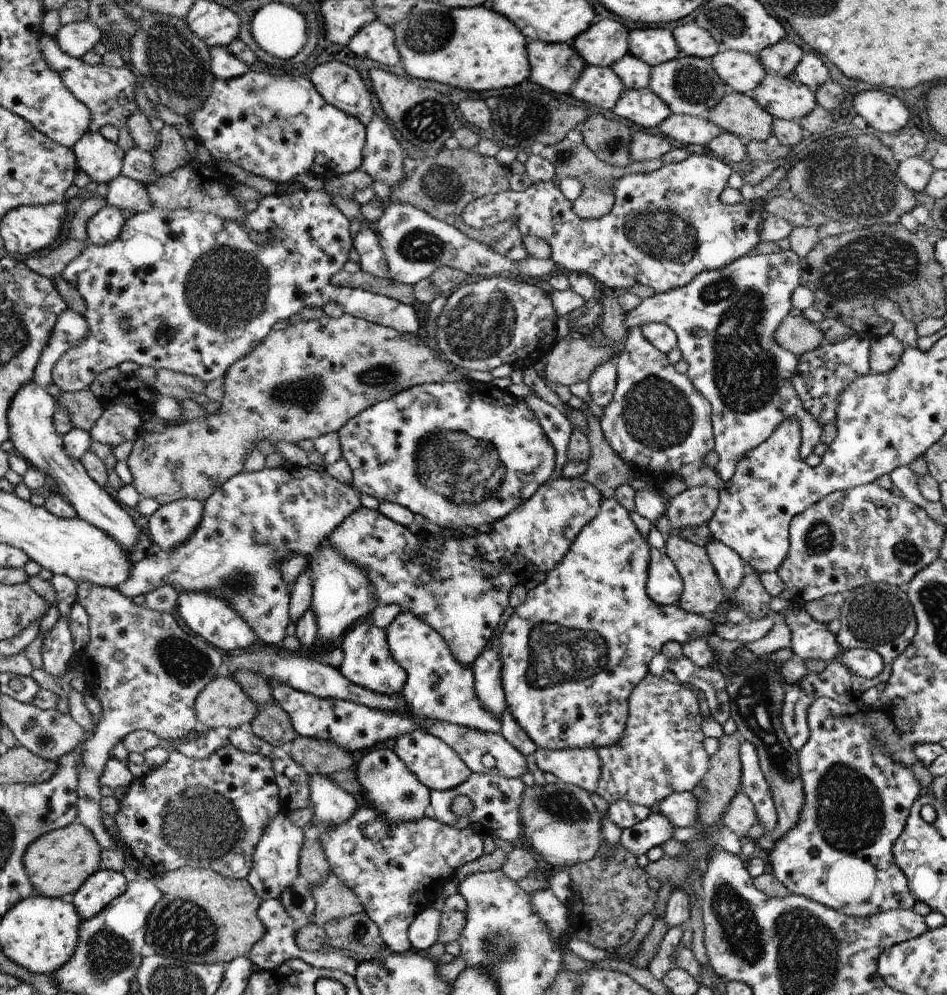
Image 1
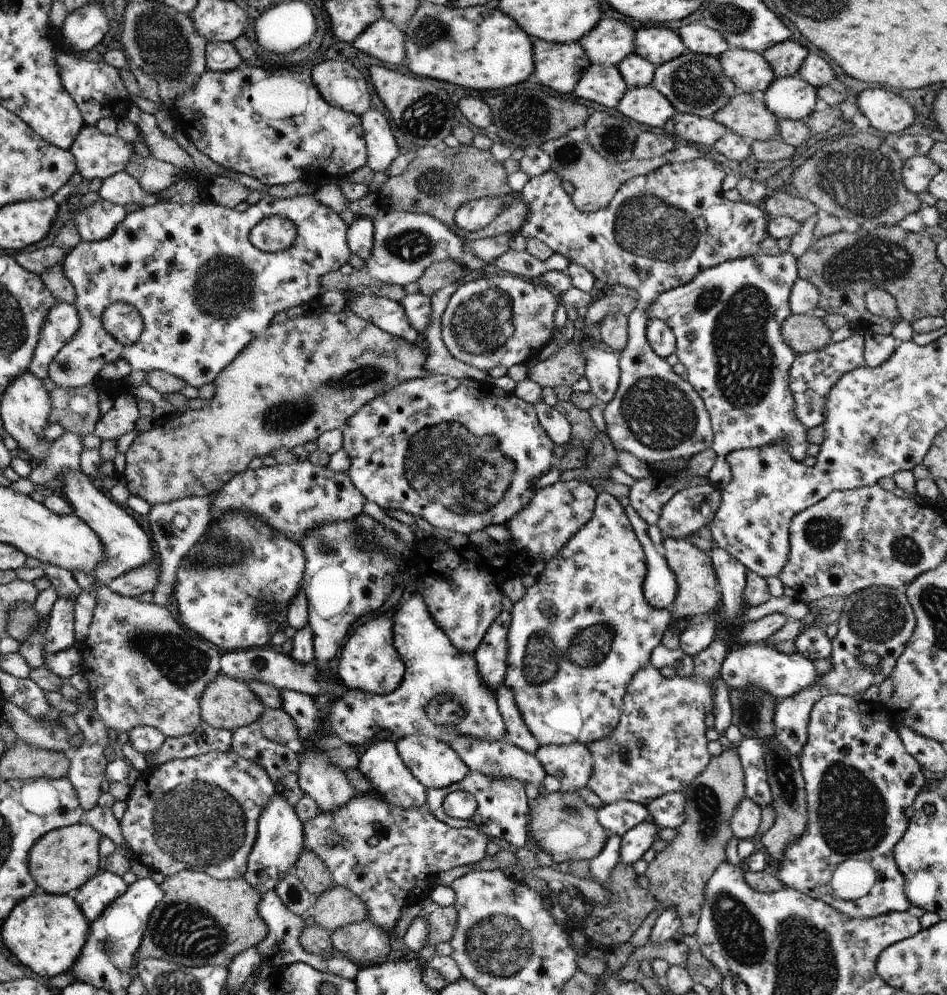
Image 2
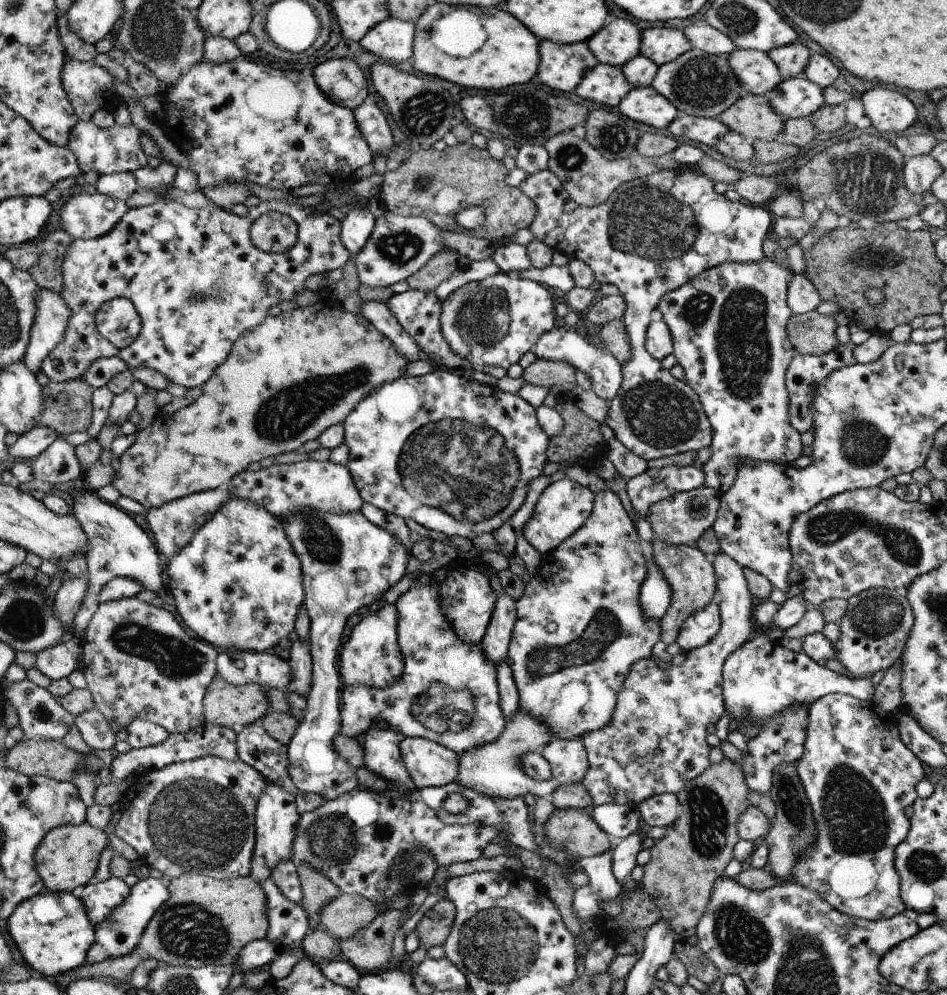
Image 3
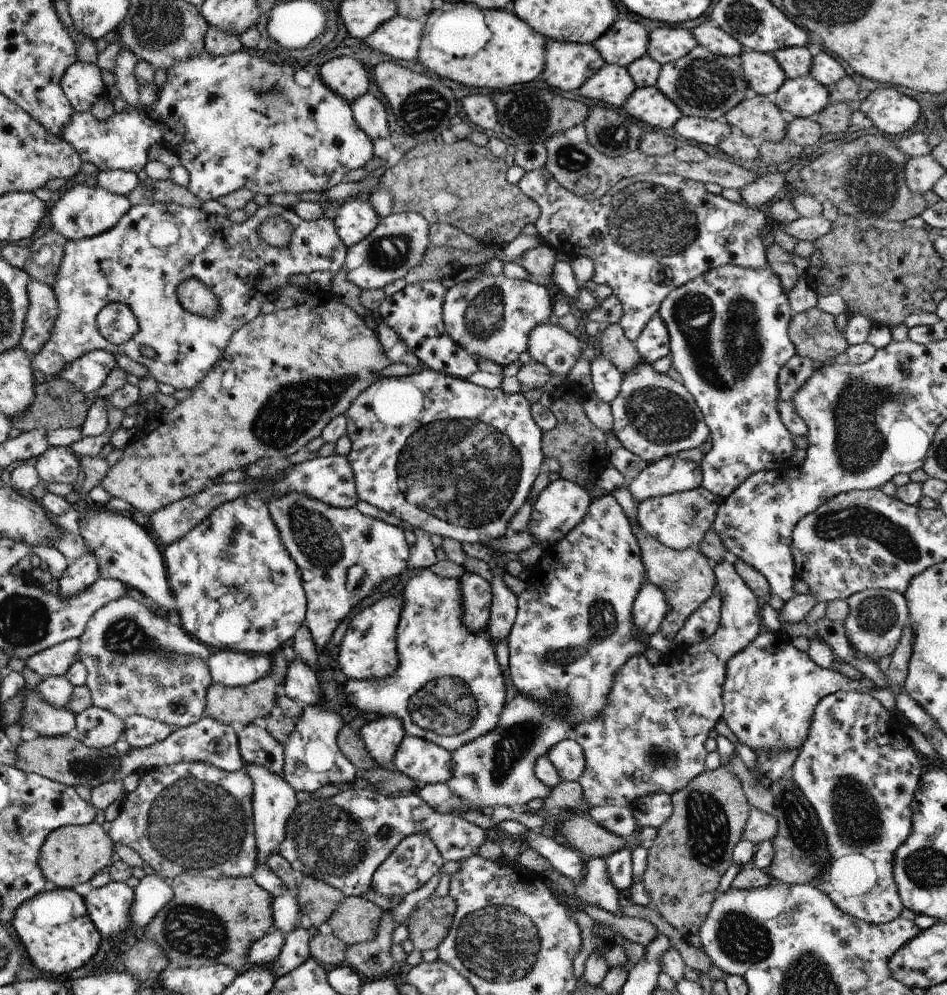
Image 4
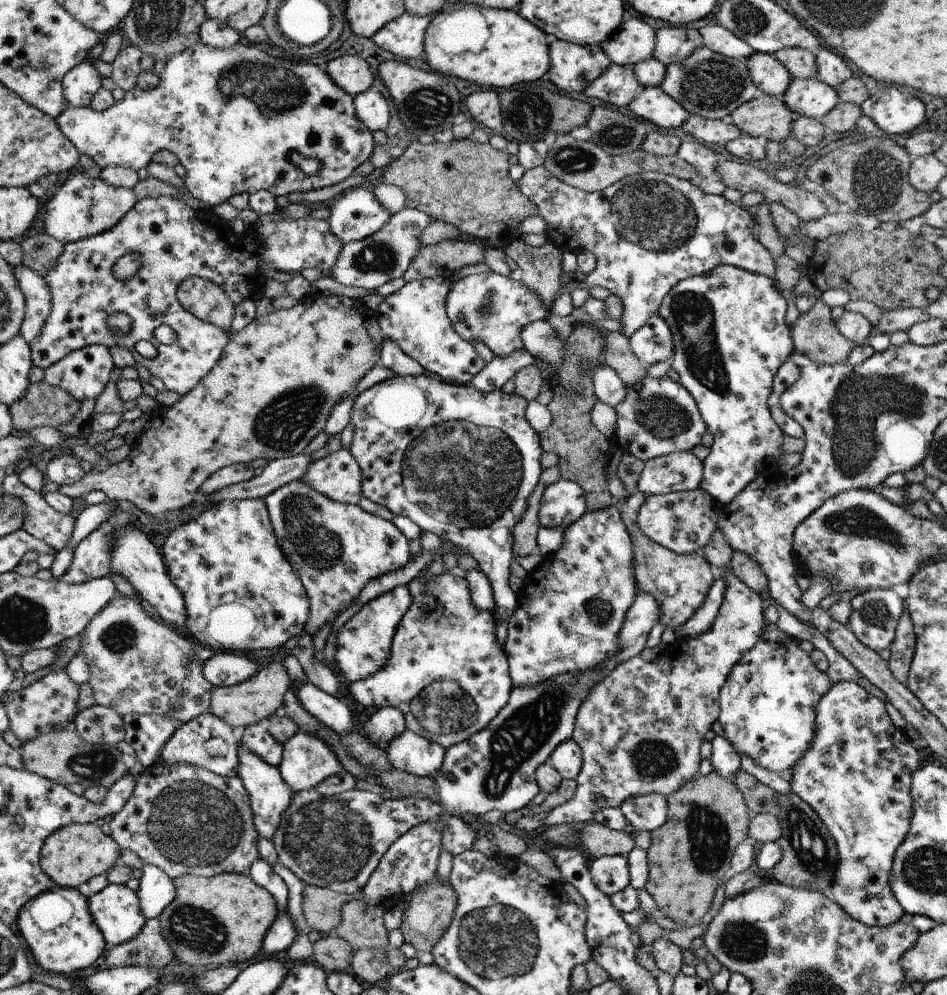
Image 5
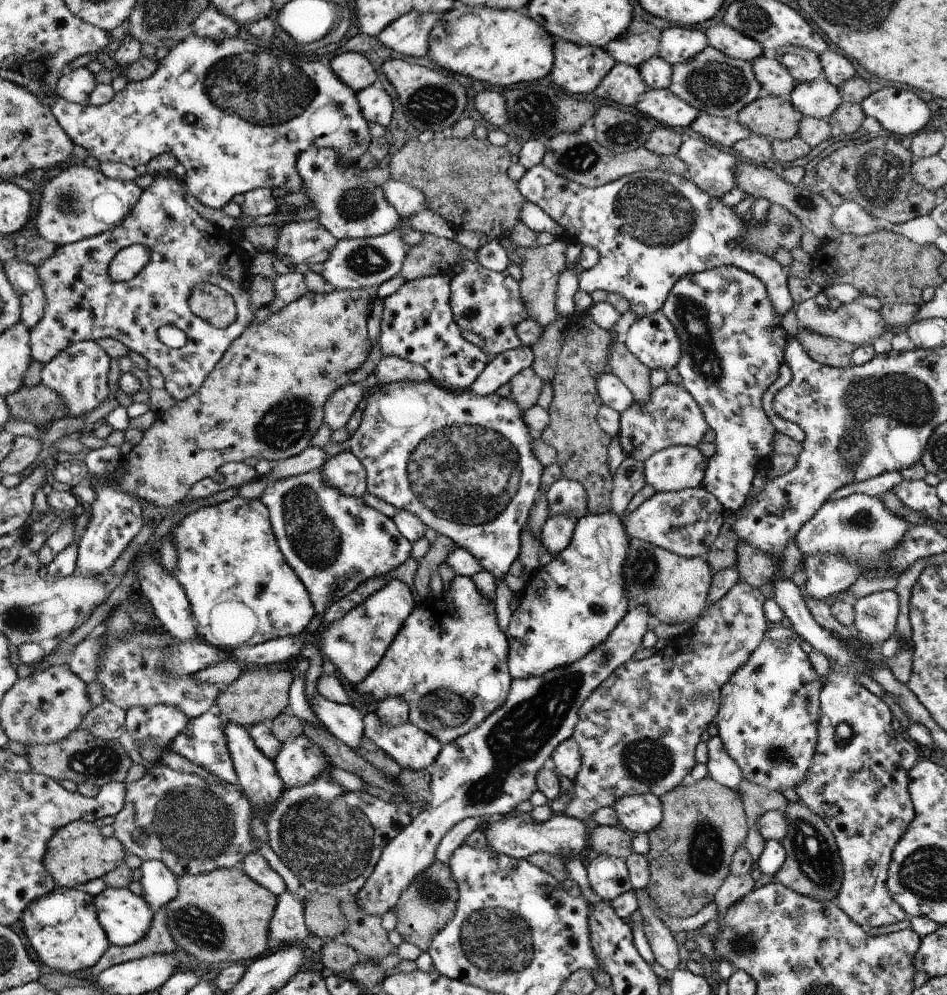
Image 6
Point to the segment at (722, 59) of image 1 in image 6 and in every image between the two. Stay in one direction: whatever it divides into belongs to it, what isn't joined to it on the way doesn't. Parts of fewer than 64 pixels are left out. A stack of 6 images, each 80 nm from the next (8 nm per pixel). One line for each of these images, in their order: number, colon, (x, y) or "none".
2: (748, 70)
3: (758, 75)
4: (765, 76)
5: (769, 75)
6: (775, 80)

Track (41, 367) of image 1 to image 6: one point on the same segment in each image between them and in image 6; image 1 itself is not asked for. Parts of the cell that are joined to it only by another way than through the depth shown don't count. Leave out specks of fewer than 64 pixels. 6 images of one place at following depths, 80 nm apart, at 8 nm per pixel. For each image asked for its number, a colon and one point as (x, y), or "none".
2: (62, 321)
3: (51, 320)
4: (43, 309)
5: (38, 301)
6: (24, 278)

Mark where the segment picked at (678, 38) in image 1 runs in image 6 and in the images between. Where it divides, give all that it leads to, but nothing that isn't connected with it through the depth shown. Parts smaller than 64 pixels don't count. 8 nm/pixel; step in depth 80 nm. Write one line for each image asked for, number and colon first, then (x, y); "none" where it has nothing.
2: (697, 37)
3: (702, 36)
4: (717, 40)
5: (719, 39)
6: (722, 37)

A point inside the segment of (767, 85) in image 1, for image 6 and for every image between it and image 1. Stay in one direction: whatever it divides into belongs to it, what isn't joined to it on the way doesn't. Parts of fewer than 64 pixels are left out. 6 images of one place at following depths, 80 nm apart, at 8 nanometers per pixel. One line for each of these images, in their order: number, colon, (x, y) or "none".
2: (792, 98)
3: (797, 97)
4: (803, 97)
5: (813, 98)
6: (819, 99)

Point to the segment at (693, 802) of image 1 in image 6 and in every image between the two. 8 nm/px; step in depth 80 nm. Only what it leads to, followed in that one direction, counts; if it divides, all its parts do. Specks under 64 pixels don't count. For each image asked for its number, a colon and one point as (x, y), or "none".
2: (668, 811)
3: (662, 810)
4: (651, 811)
5: (643, 813)
6: (636, 814)

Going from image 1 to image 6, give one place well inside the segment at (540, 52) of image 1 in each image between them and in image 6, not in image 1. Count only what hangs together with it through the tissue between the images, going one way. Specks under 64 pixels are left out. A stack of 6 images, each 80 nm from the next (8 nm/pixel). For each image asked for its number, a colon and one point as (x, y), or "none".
2: (560, 66)
3: (563, 67)
4: (568, 65)
5: (573, 68)
6: (578, 69)

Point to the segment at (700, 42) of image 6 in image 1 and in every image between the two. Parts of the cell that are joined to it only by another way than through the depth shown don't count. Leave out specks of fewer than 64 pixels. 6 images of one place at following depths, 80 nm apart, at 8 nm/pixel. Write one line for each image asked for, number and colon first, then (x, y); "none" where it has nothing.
1: (653, 46)
2: (658, 44)
3: (662, 45)
4: (666, 44)
5: (673, 45)

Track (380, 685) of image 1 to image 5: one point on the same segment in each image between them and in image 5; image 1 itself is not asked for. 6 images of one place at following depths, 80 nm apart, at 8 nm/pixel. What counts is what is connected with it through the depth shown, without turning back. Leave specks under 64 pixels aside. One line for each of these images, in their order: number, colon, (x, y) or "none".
2: (369, 661)
3: (371, 656)
4: (368, 651)
5: (364, 643)

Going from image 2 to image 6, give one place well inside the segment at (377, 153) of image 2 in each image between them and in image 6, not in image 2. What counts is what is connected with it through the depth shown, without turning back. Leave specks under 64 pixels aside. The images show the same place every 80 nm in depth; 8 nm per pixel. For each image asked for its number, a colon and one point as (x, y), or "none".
3: (371, 121)
4: (369, 112)
5: (372, 108)
6: (376, 105)

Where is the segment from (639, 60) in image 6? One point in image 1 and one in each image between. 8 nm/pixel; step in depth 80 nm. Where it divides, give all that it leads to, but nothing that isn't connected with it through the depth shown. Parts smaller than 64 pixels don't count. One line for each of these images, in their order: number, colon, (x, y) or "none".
1: (601, 44)
2: (609, 42)
3: (619, 41)
4: (627, 41)
5: (635, 41)

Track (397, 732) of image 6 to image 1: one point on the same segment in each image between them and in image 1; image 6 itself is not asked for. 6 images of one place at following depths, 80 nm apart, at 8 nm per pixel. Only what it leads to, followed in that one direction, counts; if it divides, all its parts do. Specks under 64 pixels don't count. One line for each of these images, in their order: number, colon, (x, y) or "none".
1: (434, 763)
2: (435, 764)
3: (429, 764)
4: (426, 763)
5: (410, 752)

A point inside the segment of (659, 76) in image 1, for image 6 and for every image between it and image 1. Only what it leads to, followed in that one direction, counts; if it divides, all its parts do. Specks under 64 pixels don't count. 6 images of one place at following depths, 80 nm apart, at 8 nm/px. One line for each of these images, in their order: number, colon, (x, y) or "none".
2: (695, 83)
3: (699, 84)
4: (702, 84)
5: (708, 84)
6: (718, 85)

